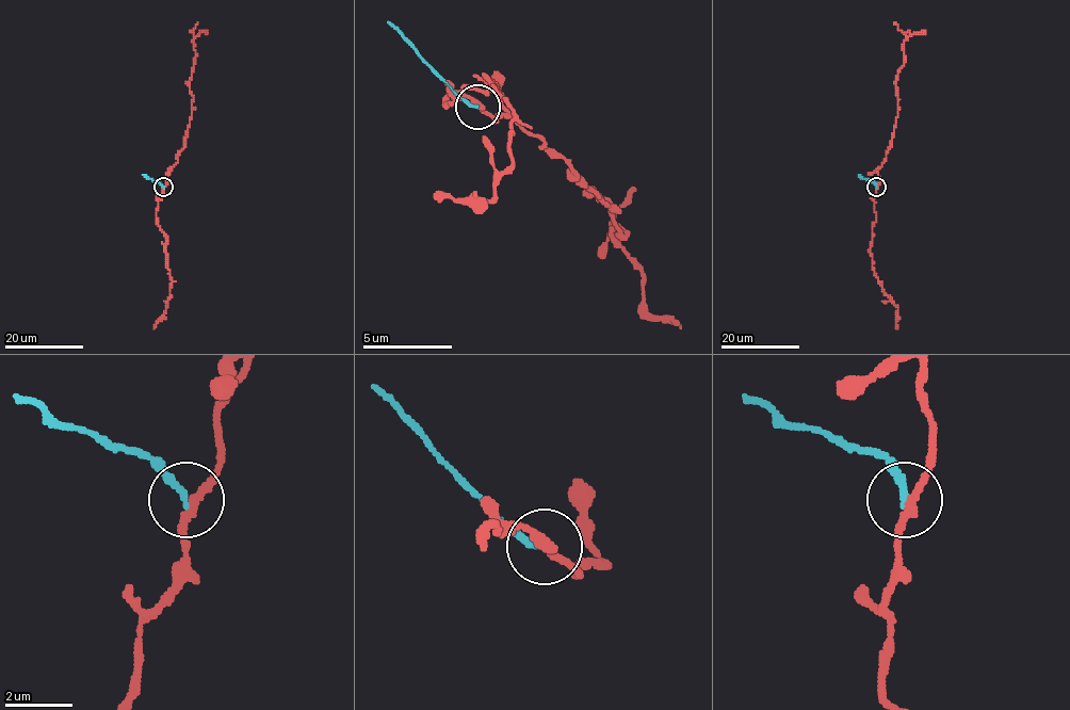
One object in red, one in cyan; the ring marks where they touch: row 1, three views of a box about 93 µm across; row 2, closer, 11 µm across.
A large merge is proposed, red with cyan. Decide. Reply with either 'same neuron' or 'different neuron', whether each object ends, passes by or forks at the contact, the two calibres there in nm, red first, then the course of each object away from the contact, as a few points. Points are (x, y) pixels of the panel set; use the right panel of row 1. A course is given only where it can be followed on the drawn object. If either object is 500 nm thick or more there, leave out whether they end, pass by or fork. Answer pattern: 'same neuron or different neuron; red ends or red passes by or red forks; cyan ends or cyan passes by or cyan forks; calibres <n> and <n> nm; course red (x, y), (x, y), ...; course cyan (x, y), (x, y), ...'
different neuron; red passes by; cyan ends; calibres 200 and 240 nm; course red (876, 187), (878, 168), (896, 123), (895, 80), (905, 58), (904, 42), (913, 33), (923, 31), (925, 34); course cyan (876, 187), (858, 175)

